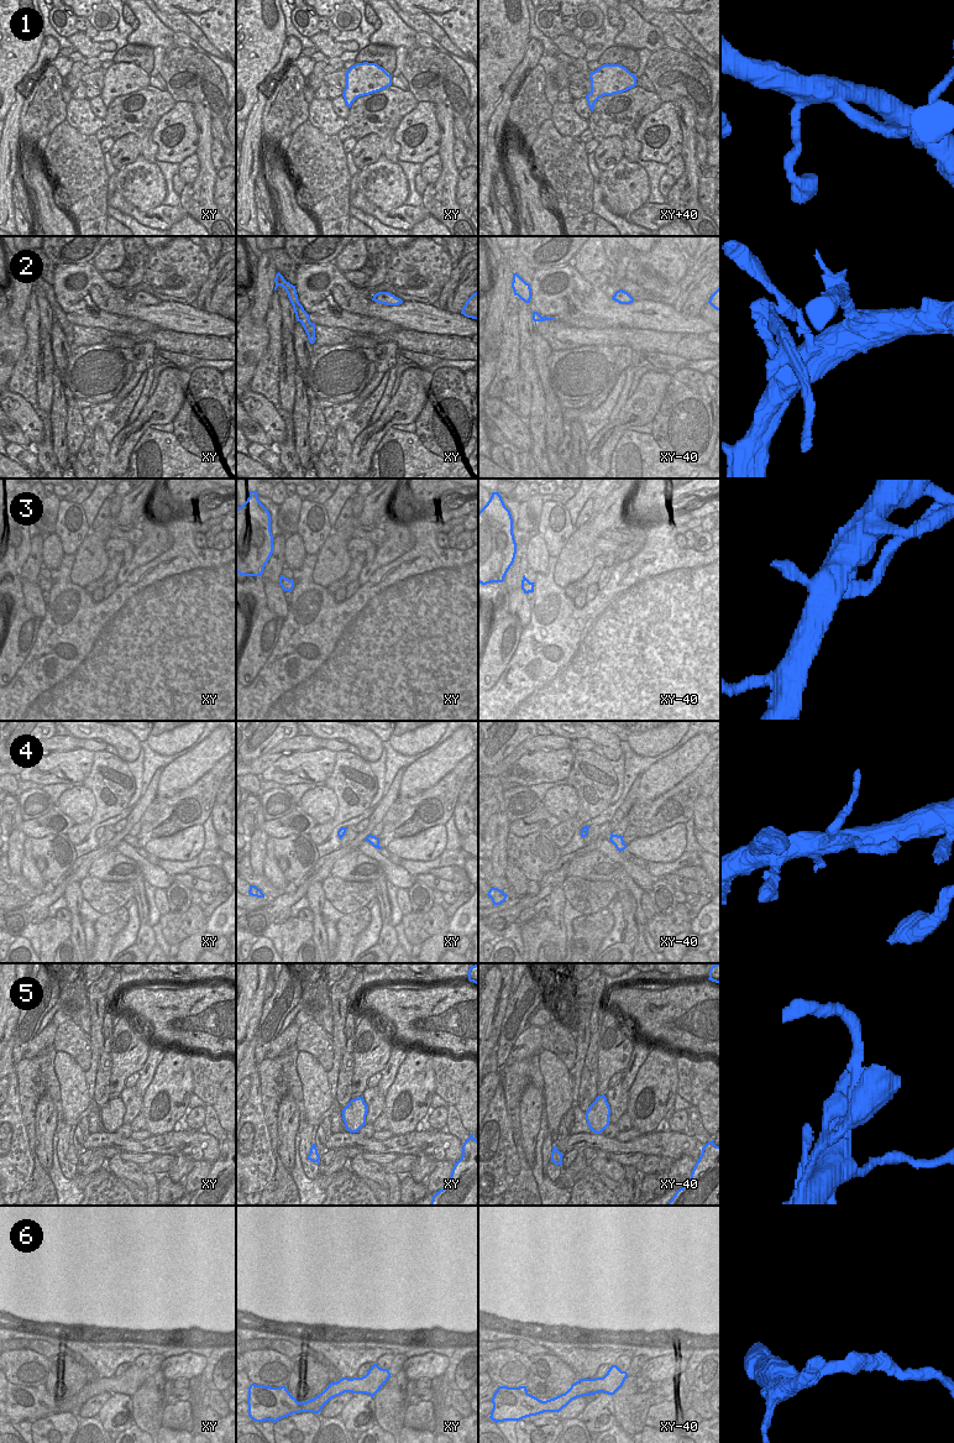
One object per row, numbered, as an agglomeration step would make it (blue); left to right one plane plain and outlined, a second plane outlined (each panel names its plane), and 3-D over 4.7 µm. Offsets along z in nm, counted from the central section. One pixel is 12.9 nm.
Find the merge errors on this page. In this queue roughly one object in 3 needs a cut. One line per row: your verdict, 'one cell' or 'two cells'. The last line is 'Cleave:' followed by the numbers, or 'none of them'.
1: one cell
2: two cells
3: two cells
4: one cell
5: one cell
6: two cells
Cleave: 2, 3, 6

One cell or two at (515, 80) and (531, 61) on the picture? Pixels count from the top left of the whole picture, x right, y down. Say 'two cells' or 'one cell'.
one cell

